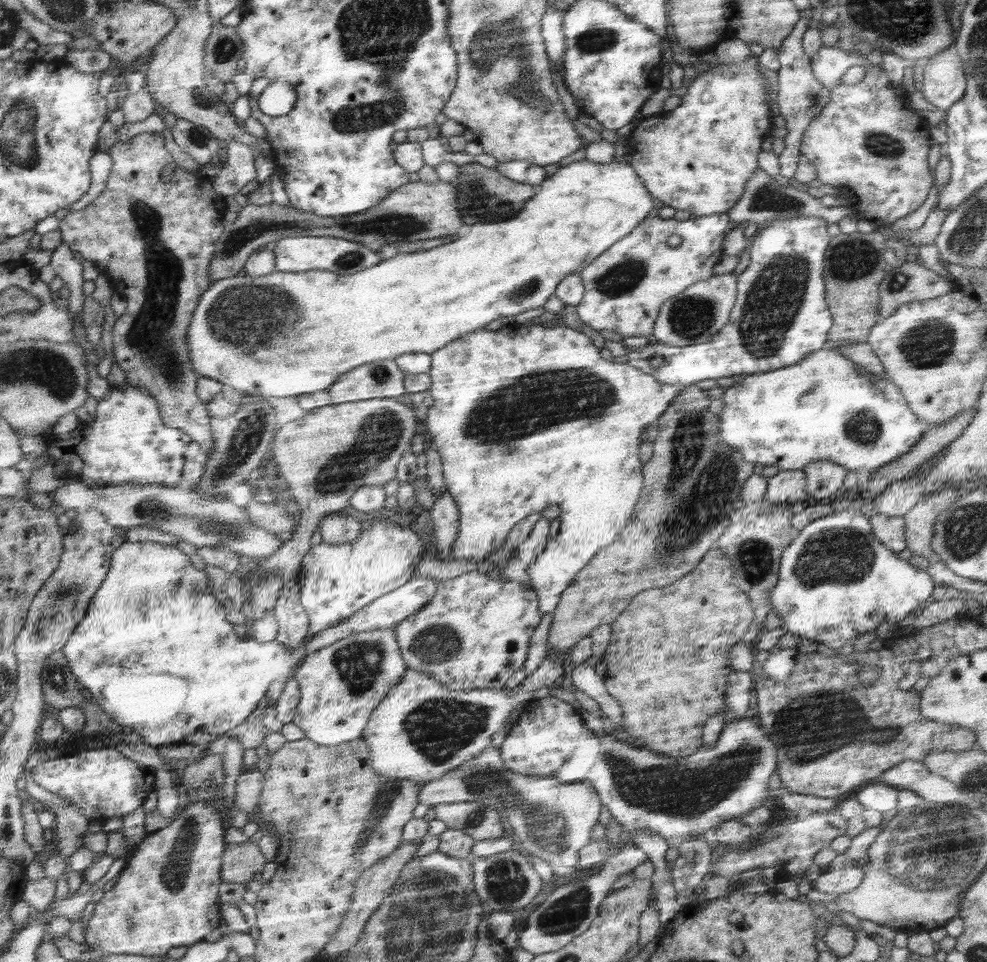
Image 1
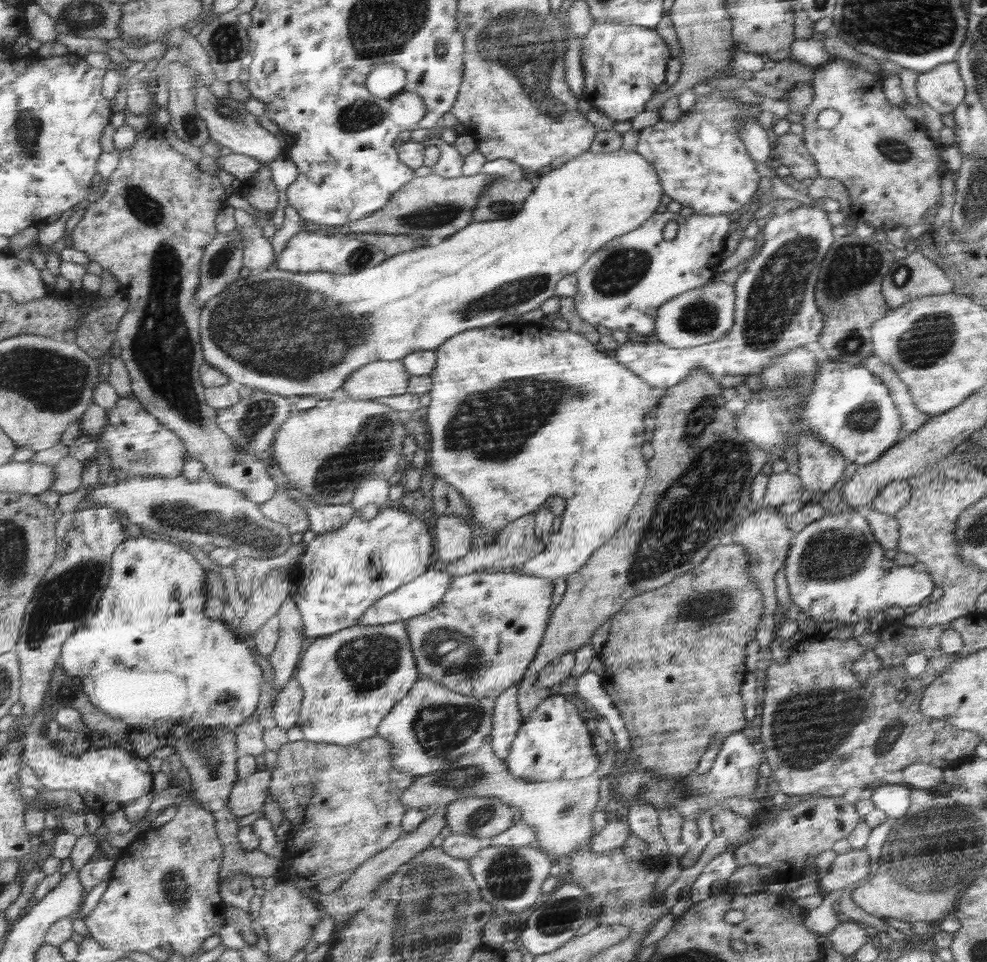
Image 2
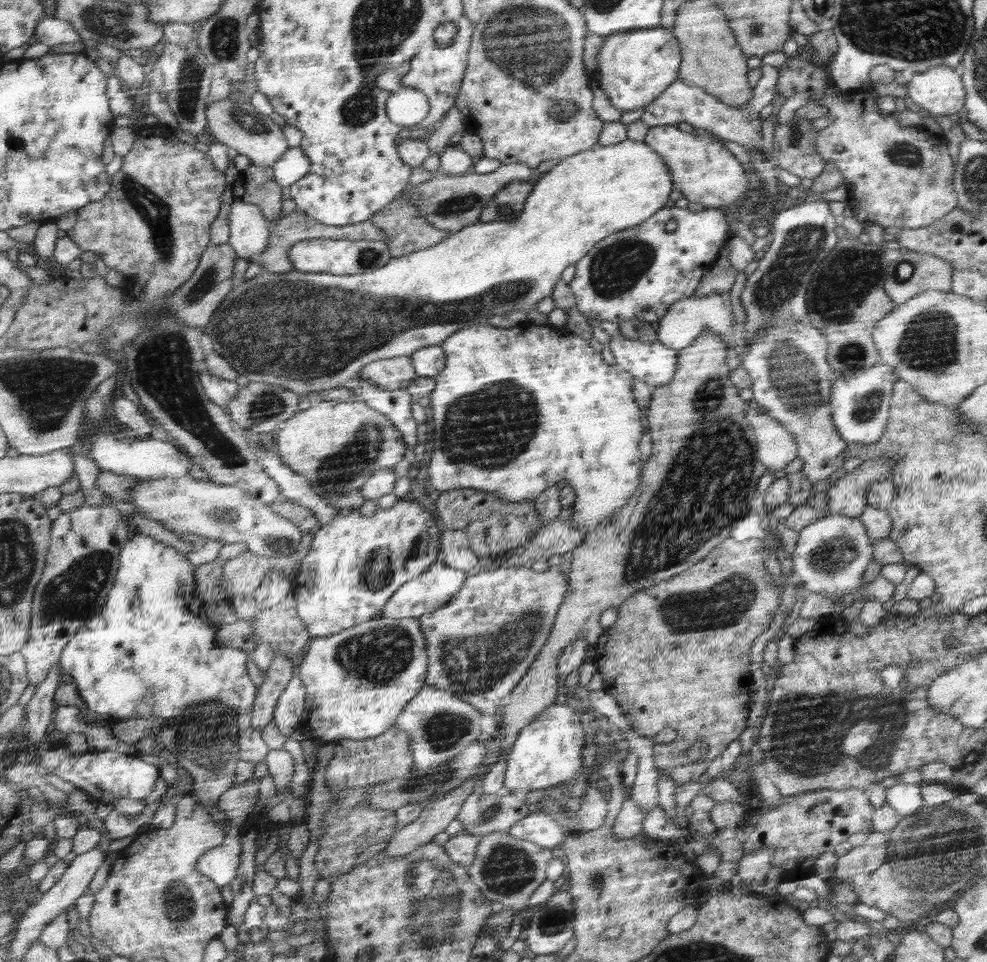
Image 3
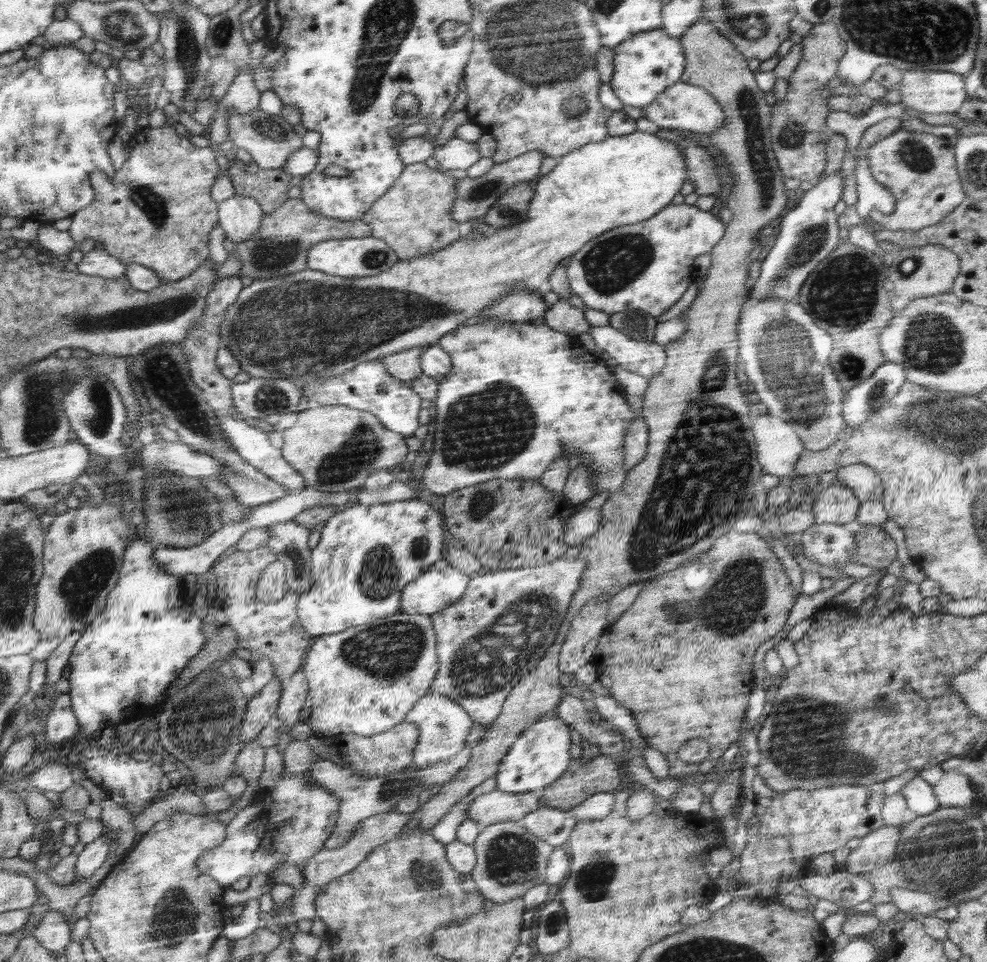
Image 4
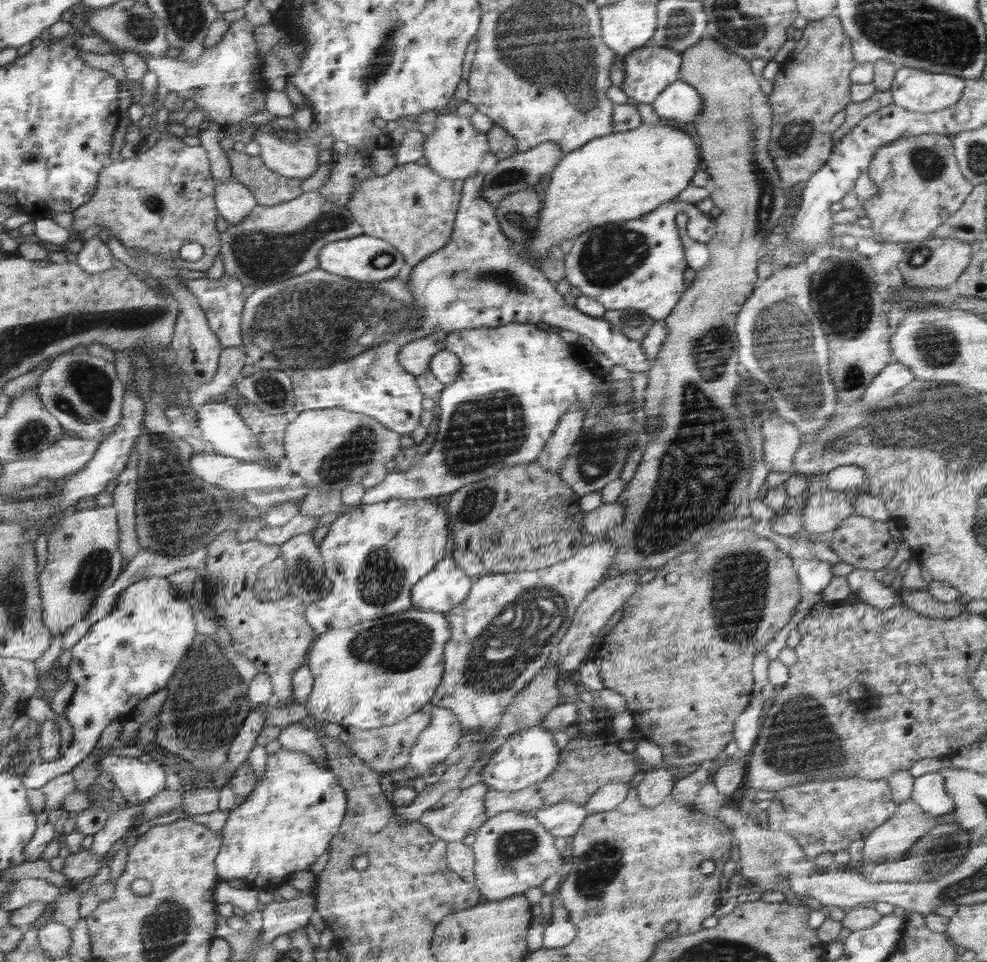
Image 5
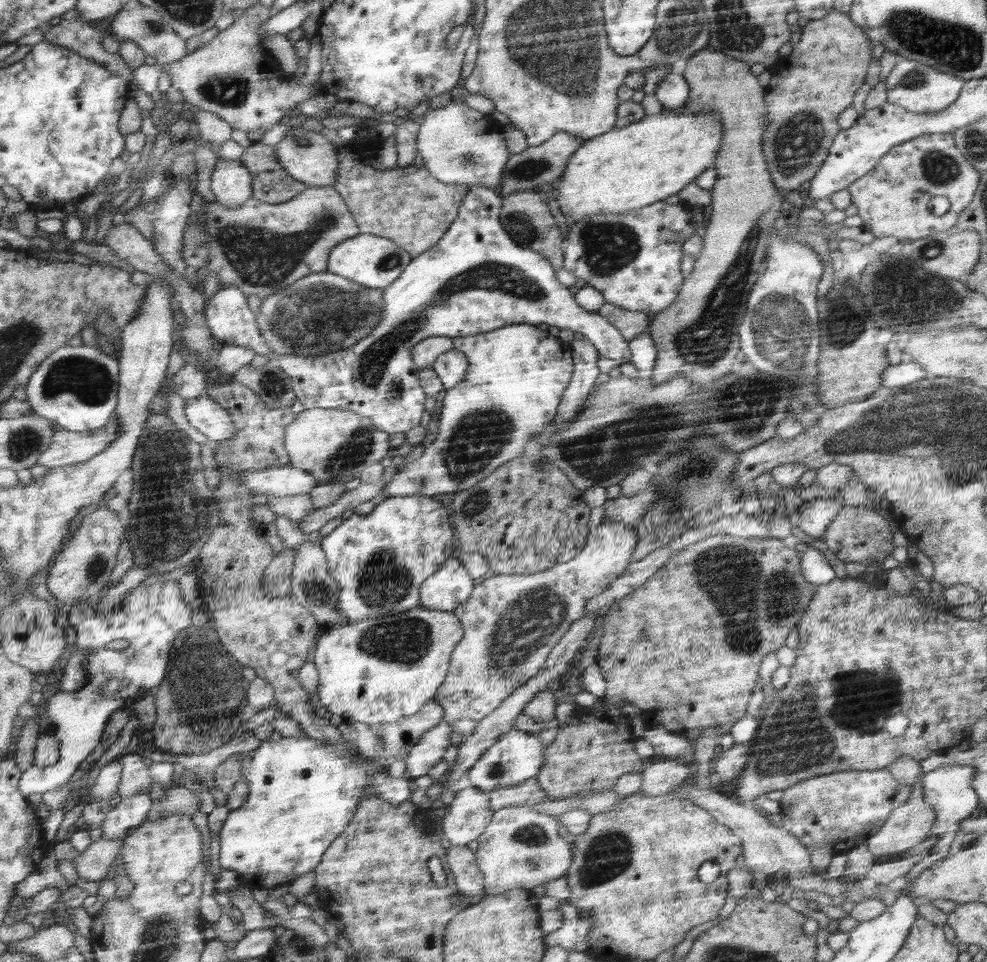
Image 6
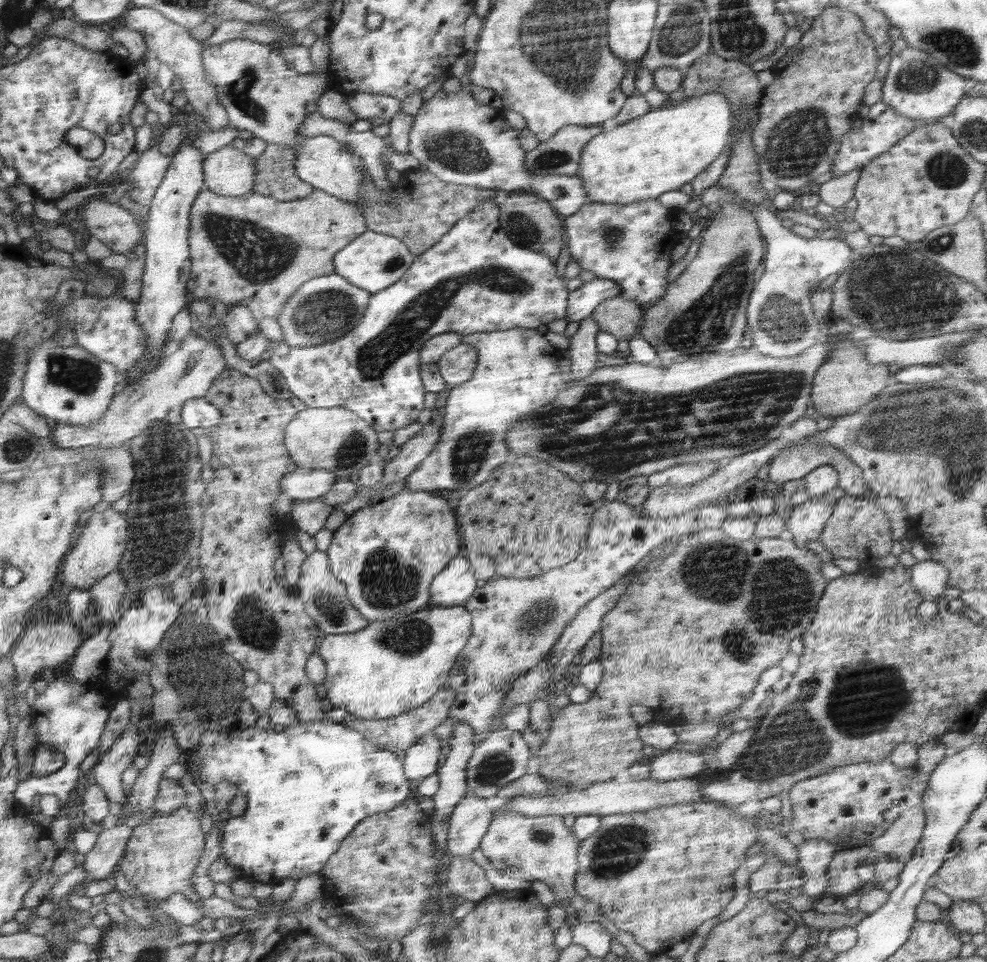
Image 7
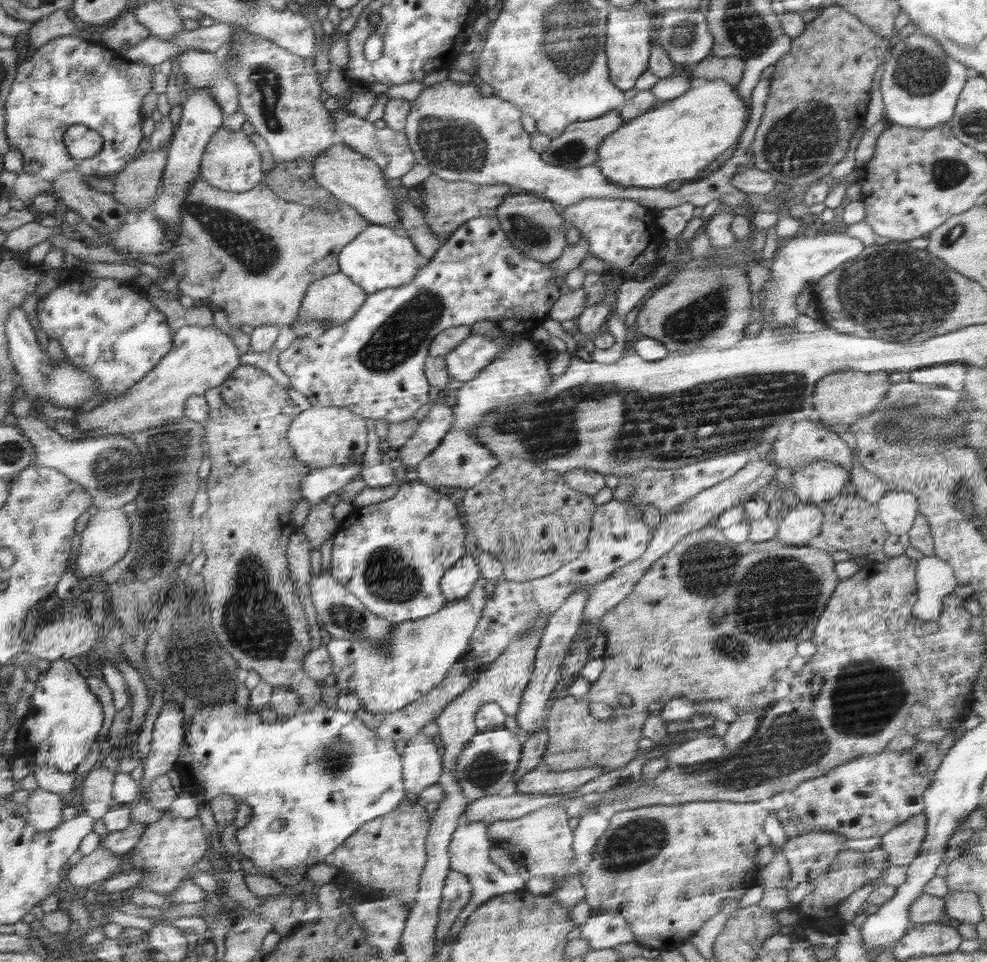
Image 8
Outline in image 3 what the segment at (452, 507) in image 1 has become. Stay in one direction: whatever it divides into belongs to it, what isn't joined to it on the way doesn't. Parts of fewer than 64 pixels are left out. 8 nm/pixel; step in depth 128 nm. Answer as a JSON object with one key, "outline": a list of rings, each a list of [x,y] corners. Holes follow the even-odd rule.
{"outline":[[[445,529],[440,557],[444,565],[469,573],[483,566],[477,554],[469,546],[469,538],[465,530]]]}

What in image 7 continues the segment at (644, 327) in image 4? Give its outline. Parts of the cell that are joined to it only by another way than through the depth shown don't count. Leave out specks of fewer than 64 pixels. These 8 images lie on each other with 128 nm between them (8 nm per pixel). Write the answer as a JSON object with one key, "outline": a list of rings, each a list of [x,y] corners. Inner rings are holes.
{"outline":[[[616,295],[603,300],[592,311],[591,317],[603,331],[619,339],[631,339],[638,334],[643,315],[639,304]]]}

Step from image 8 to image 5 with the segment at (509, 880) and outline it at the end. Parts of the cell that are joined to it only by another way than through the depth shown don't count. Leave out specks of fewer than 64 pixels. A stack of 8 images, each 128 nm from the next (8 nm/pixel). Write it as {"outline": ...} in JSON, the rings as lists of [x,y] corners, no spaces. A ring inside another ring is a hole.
{"outline":[[[482,782],[462,789],[461,795],[453,802],[438,809],[430,808],[418,821],[428,827],[432,835],[447,843],[462,841],[489,819],[484,807],[484,795],[489,790],[490,787]]]}

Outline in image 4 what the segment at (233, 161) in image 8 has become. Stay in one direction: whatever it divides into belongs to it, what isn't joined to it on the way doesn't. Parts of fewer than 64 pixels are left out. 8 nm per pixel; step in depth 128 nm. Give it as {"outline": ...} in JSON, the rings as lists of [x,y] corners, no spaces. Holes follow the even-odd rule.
{"outline":[[[237,194],[224,201],[219,208],[221,224],[229,239],[234,242],[249,240],[259,232],[263,210],[250,196]]]}

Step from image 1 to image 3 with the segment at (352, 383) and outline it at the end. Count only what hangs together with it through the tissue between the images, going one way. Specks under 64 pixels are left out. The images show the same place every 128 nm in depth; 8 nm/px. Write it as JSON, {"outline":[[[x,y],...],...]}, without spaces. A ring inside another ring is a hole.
{"outline":[[[404,356],[371,362],[361,369],[358,377],[369,378],[384,390],[398,390],[405,389],[417,376],[411,357]]]}

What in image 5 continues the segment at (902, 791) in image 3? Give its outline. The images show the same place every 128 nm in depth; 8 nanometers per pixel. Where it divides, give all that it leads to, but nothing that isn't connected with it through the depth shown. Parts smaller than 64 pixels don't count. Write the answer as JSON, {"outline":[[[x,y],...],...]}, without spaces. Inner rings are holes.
{"outline":[[[939,771],[915,778],[911,799],[930,815],[940,816],[955,809],[955,802],[945,790],[945,776]]]}

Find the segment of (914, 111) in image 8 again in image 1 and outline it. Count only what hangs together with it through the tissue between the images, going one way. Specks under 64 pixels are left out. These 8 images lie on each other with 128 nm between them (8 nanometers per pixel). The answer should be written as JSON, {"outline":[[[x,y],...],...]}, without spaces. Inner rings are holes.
{"outline":[[[954,46],[936,54],[923,69],[921,94],[932,106],[948,111],[965,96],[967,76]]]}

